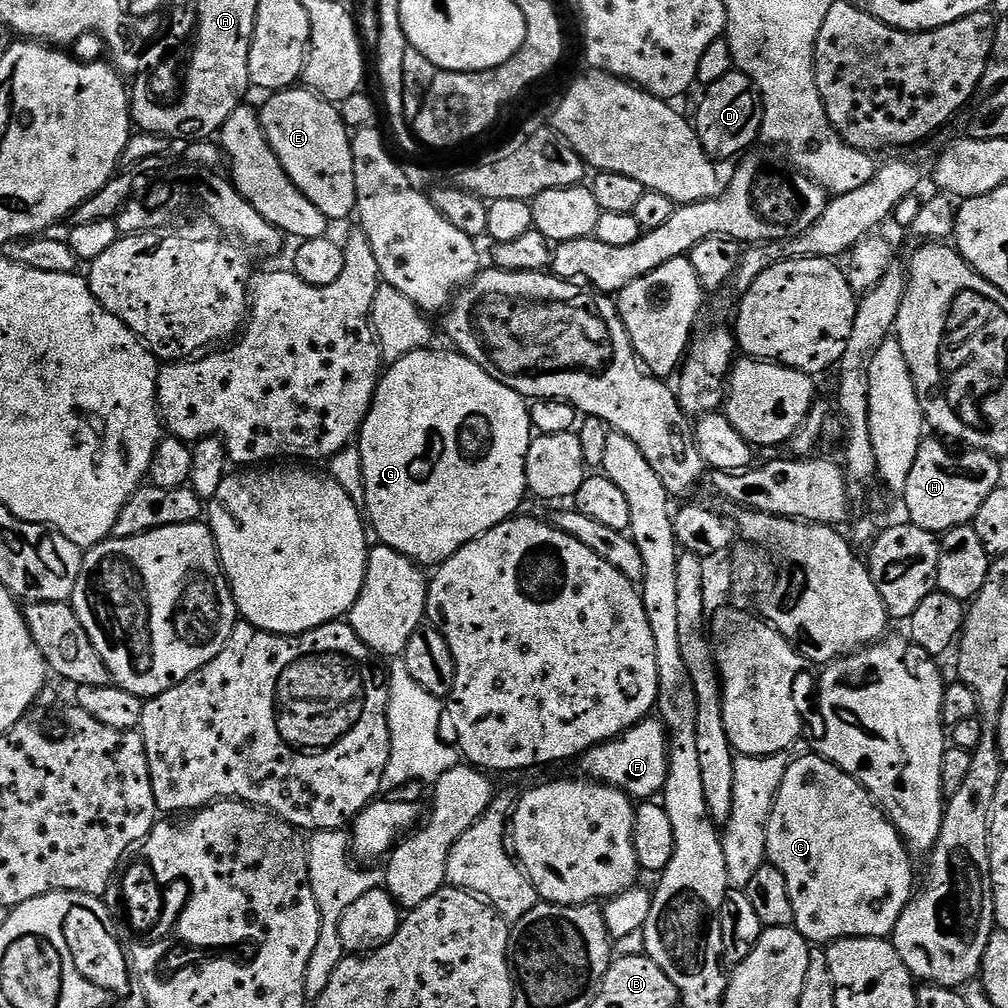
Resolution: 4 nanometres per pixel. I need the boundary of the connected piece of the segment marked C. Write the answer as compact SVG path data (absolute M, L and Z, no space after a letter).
M819 754L797 756L786 770L786 778L782 778L782 786L778 790L770 814L766 846L767 863L773 864L782 874L782 878L786 878L786 890L790 890L790 906L794 906L794 927L812 946L827 946L834 940L852 940L855 936L891 937L898 918L902 918L902 910L906 910L906 906L912 901L914 887L912 888L911 858L913 857L910 855L908 845L900 836L900 831L892 825L891 820L884 815L883 808L877 805L872 795L859 782Z

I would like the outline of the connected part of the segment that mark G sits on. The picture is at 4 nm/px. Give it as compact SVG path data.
M431 347L418 352L406 354L406 358L391 361L386 371L381 375L380 383L376 385L376 393L372 395L372 405L366 414L363 426L360 427L358 447L362 454L362 474L364 475L364 502L366 520L379 543L398 550L406 558L421 566L439 566L445 564L450 556L462 546L474 542L482 534L486 534L494 526L501 524L521 511L520 503L528 492L526 482L526 454L534 439L532 413L530 404L525 397L520 396L510 386L498 382L482 366L478 366L470 358L460 355L455 350L449 352L432 352Z

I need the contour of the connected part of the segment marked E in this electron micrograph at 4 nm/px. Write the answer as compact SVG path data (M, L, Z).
M304 86L285 88L282 92L271 93L267 97L264 108L259 109L260 125L268 144L278 154L288 177L322 210L329 222L344 220L356 210L356 183L354 182L354 158L352 157L352 136L350 129L344 124L337 105L329 104L321 96Z

